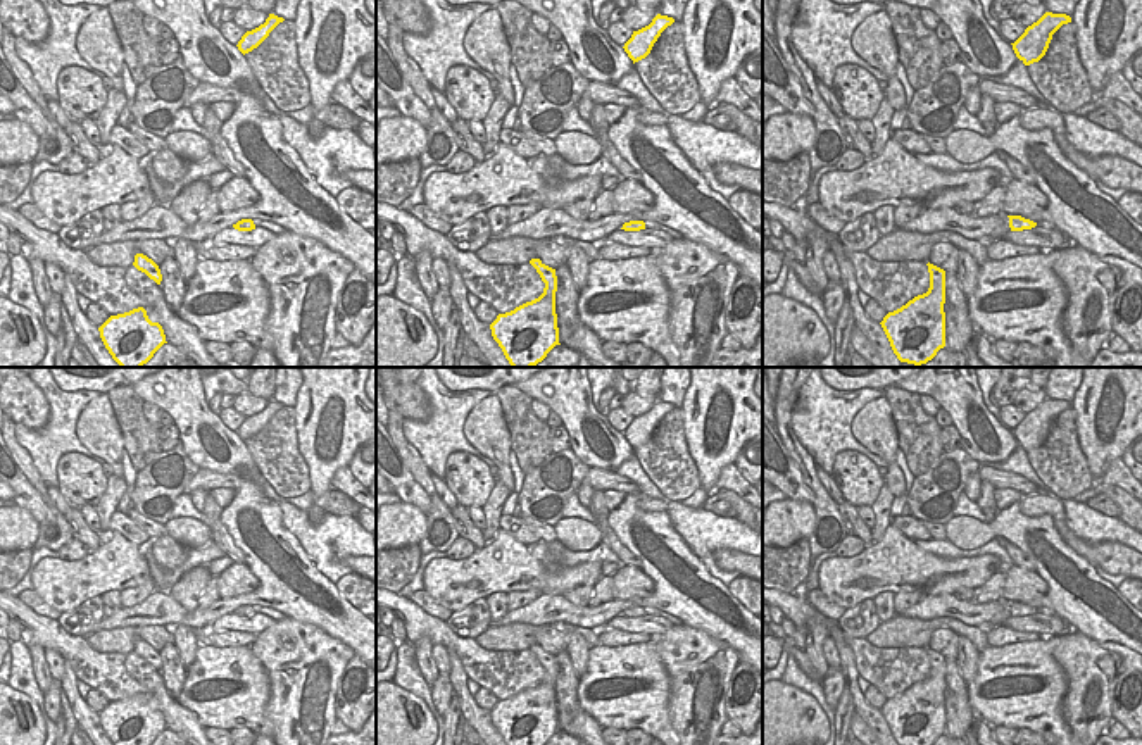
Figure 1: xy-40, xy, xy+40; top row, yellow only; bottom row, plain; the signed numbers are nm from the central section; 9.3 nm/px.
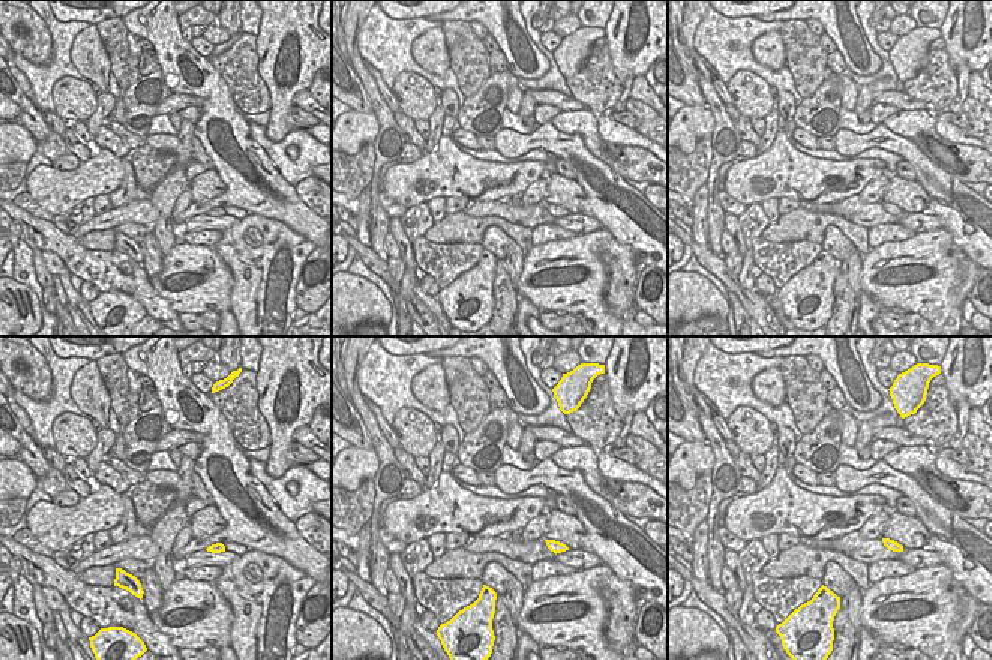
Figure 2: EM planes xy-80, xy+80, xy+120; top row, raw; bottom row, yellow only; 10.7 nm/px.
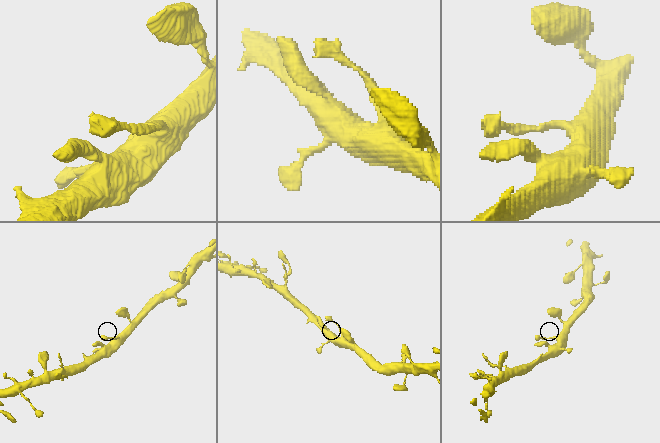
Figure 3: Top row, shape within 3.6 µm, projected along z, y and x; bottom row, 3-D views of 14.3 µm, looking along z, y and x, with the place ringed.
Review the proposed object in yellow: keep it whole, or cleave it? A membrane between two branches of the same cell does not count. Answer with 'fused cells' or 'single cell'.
single cell

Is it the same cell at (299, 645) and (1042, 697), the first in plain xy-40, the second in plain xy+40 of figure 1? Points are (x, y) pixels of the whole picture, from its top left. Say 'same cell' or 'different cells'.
different cells

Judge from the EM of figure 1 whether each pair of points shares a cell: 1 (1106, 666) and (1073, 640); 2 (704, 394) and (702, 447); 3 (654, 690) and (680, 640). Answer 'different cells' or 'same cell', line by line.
1: same cell
2: same cell
3: different cells

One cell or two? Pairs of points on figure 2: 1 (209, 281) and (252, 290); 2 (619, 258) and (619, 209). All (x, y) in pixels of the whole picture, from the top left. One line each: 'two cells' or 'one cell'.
1: two cells
2: two cells

